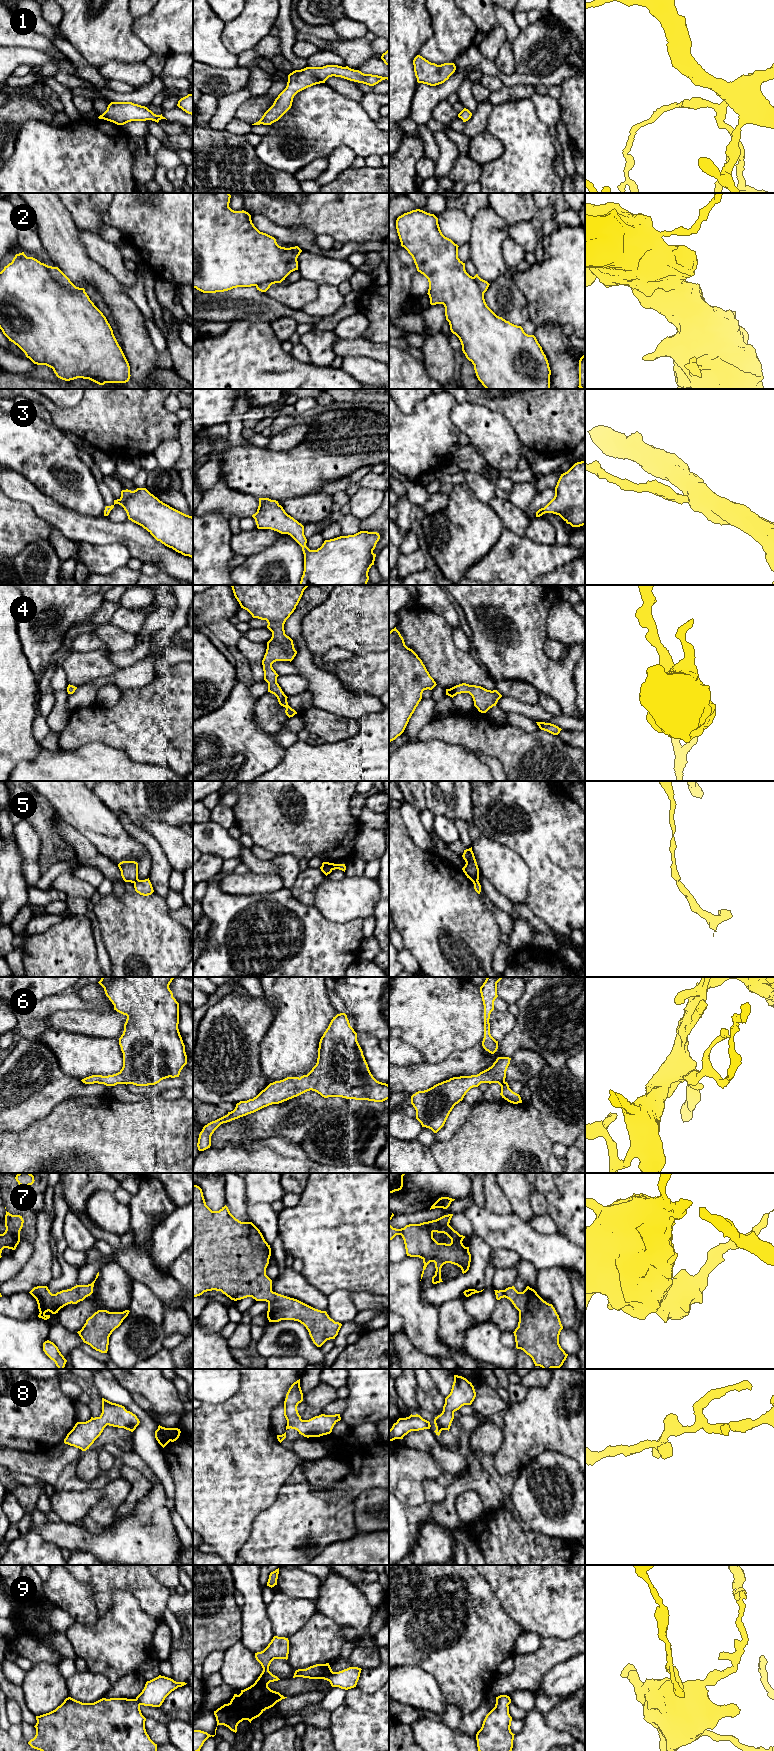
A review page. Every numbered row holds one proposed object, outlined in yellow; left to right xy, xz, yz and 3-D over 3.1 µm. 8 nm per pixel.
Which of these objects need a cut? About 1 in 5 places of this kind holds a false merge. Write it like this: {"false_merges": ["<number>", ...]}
{"false_merges": ["2", "5"]}

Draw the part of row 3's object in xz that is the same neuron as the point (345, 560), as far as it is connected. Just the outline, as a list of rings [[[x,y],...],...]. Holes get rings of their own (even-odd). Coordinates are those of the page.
[[[259,498],[257,512],[252,517],[258,529],[271,529],[281,534],[288,534],[302,547],[304,571],[299,585],[367,585],[368,572],[374,565],[376,557],[373,550],[380,539],[379,533],[360,531],[354,535],[325,540],[320,548],[310,550],[306,546],[304,526],[288,515],[278,501]]]

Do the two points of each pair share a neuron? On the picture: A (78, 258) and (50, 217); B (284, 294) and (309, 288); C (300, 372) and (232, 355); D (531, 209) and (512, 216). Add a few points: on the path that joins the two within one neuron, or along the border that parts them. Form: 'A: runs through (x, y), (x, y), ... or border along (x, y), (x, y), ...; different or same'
A: runs through (68, 248), (60, 240), (60, 236), (54, 227); same
B: runs through (290, 294), (298, 294), (303, 291); same
C: runs through (283, 369), (275, 367), (249, 367); same
D: runs through (526, 209), (519, 209), (517, 211); same

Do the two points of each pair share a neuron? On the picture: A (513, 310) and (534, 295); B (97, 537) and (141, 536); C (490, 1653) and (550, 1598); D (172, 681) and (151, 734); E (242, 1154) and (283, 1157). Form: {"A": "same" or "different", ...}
{"A": "different", "B": "same", "C": "different", "D": "same", "E": "same"}

